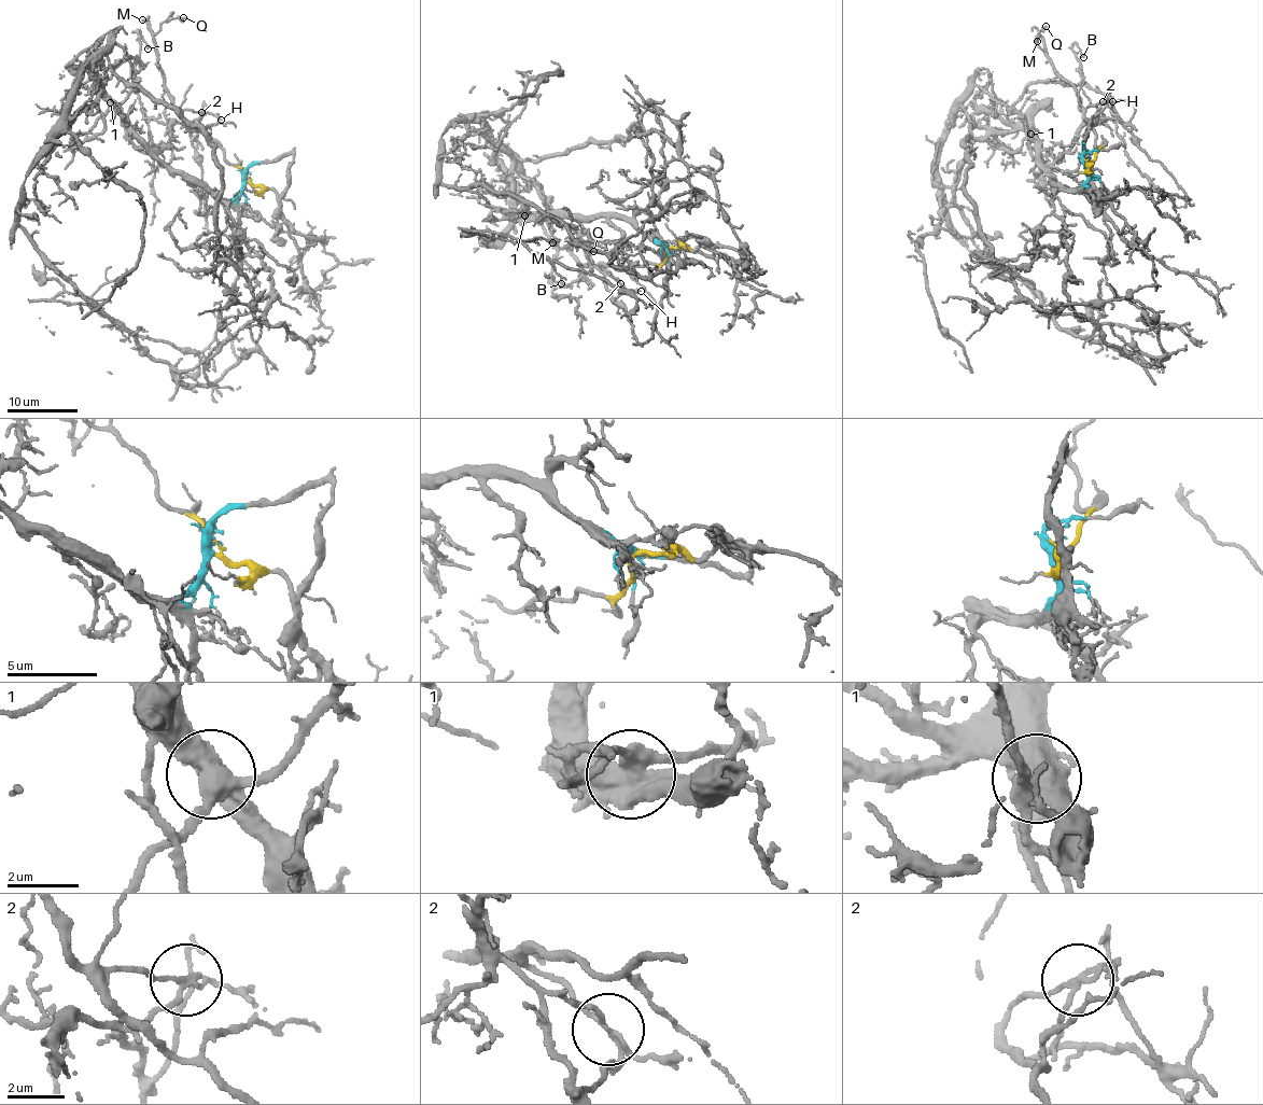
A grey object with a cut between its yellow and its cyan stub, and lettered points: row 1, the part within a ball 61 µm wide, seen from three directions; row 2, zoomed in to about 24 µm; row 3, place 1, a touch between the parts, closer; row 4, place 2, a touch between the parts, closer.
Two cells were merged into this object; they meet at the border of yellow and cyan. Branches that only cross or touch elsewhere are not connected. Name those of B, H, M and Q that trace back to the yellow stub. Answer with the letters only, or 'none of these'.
H, M, Q

